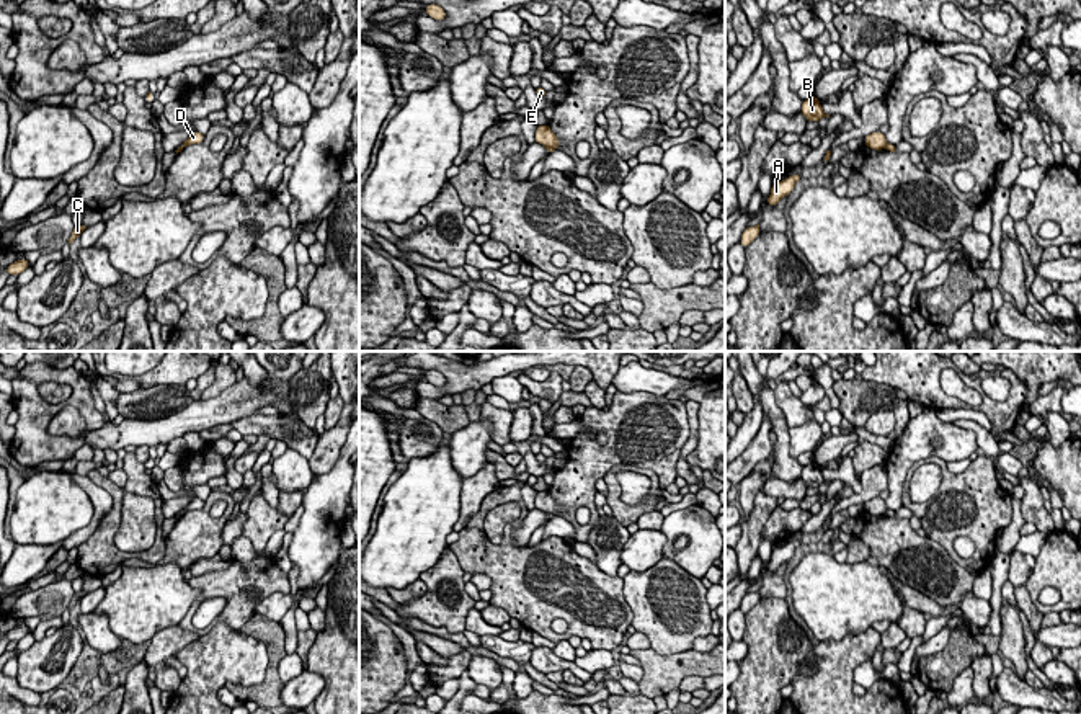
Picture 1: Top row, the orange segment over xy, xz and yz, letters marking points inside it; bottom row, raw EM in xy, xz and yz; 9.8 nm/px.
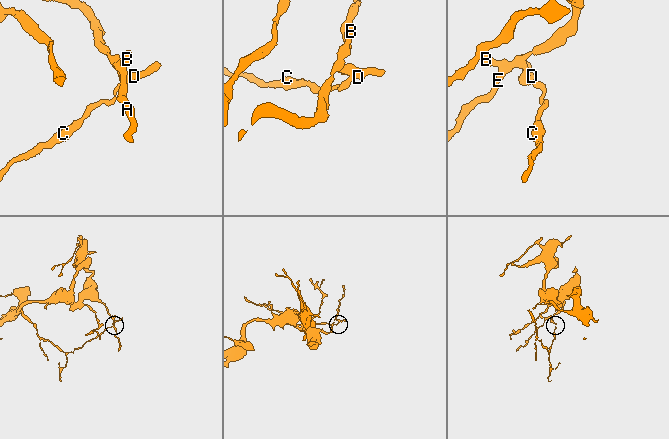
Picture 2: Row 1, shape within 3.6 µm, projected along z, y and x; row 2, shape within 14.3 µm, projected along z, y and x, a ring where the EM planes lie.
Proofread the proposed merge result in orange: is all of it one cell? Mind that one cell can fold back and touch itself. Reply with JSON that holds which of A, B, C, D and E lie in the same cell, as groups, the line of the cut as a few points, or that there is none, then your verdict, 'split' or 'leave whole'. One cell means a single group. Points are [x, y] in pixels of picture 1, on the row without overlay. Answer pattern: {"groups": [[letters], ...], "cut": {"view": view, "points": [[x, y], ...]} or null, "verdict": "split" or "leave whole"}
{"groups": [["A", "B", "D", "E"], ["C"]], "cut": {"view": "xz", "points": [[547, 512], [554, 515]]}, "verdict": "split"}

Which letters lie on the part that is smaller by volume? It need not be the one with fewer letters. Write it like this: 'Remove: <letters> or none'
Remove: C

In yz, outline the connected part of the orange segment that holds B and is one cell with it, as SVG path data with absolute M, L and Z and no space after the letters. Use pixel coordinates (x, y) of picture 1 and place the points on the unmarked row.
M813 461L802 467L800 479L805 482L807 487L818 489L821 484L830 484L820 471L820 466Z

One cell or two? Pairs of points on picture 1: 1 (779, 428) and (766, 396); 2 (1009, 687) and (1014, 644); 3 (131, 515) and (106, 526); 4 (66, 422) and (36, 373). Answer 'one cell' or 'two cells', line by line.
1: one cell
2: two cells
3: two cells
4: two cells

